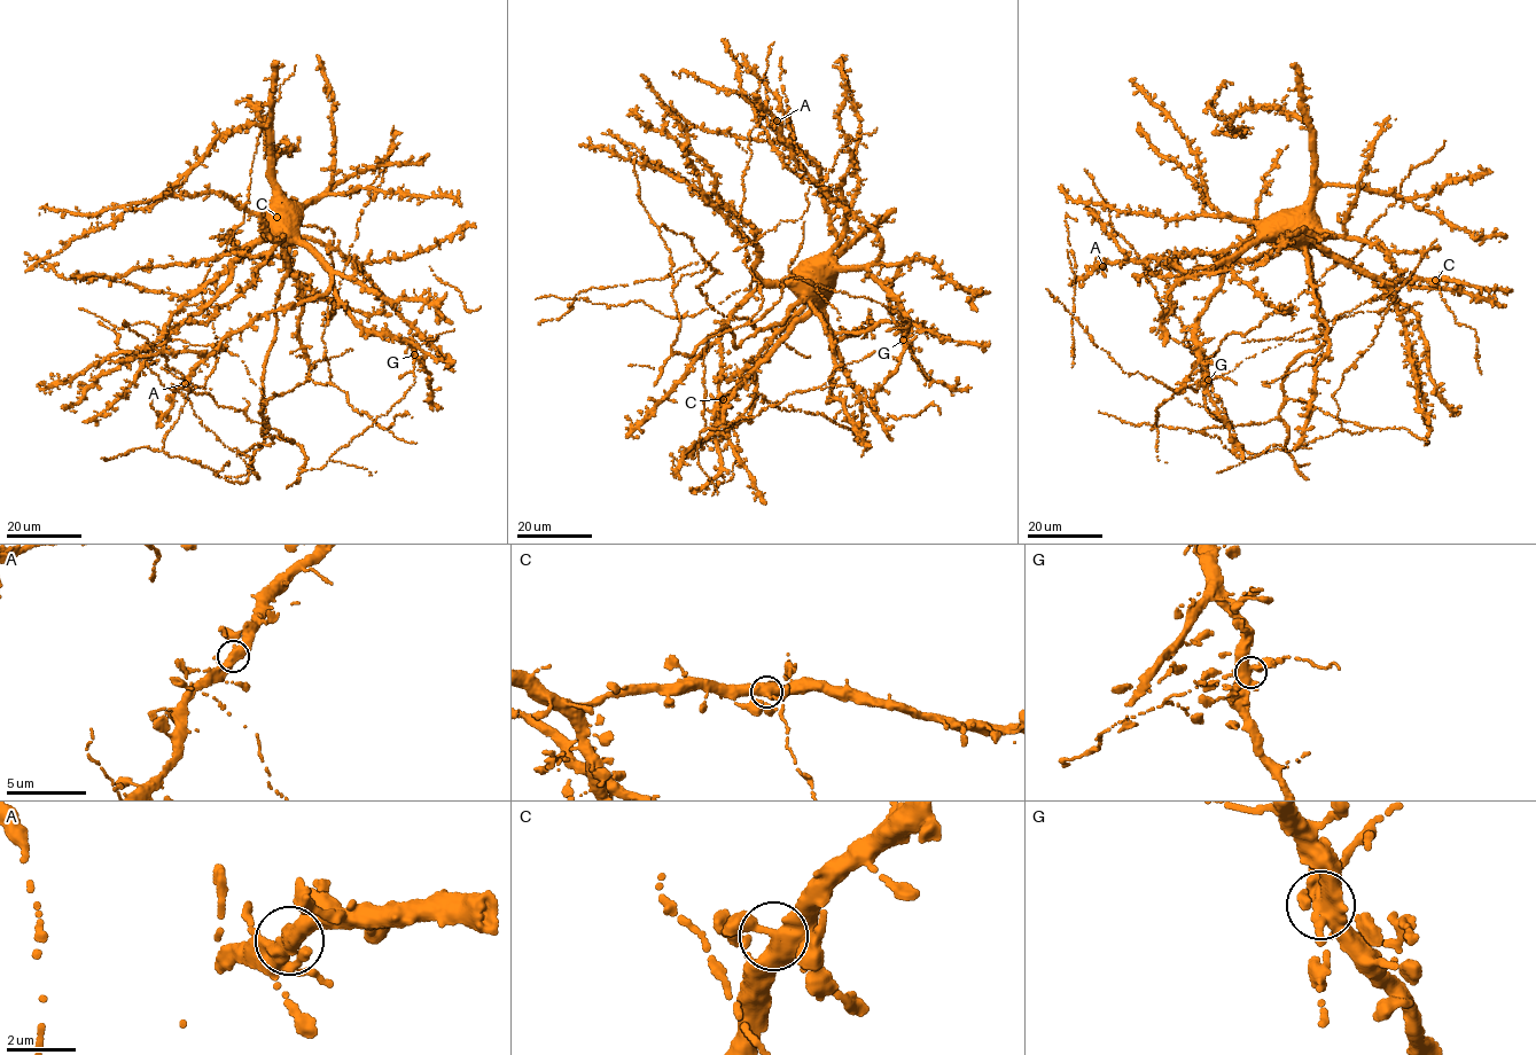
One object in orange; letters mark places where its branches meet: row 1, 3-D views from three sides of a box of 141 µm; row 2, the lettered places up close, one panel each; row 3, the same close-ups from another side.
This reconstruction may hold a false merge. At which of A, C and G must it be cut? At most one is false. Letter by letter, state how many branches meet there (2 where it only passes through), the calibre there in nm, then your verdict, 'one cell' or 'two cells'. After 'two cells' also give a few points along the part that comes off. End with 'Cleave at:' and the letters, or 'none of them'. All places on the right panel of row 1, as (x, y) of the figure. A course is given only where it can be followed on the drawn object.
A: branches 4; calibre 400 nm; one cell
C: branches 4; calibre 380 nm; one cell
G: branches 4; calibre 380 nm; one cell
Cleave at: none of them

